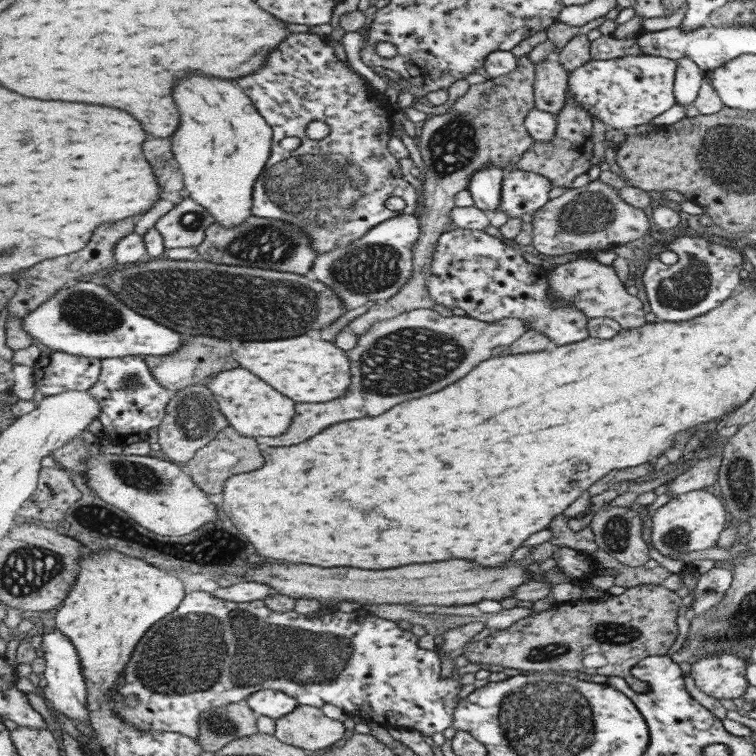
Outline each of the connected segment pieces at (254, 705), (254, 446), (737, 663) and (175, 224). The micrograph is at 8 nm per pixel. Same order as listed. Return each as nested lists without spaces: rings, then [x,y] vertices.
[[[270,689],[255,692],[246,702],[257,715],[269,716],[275,720],[287,717],[299,706],[295,697]]]
[[[232,426],[223,429],[209,445],[204,446],[195,455],[194,460],[187,462],[184,465],[185,470],[194,479],[197,487],[201,488],[203,492],[207,494],[222,494],[227,480],[229,480],[234,474],[241,474],[251,472],[253,466],[261,468],[265,466],[265,458],[259,450],[259,444],[257,439],[251,436],[243,436]]]
[[[718,652],[708,654],[690,665],[689,676],[695,687],[713,699],[733,700],[741,697],[748,683],[745,680],[745,656]]]
[[[189,196],[159,218],[155,228],[161,232],[167,249],[197,249],[205,241],[207,230],[216,223],[215,216]]]

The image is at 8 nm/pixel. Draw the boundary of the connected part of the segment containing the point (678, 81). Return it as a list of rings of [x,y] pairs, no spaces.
[[[688,56],[679,57],[675,61],[677,72],[674,73],[674,98],[675,102],[685,106],[691,104],[697,96],[703,72]]]

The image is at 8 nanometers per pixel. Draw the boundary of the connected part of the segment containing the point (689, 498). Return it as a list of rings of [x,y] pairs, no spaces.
[[[706,490],[679,494],[653,512],[650,527],[652,548],[667,558],[711,548],[716,544],[720,532],[724,529],[725,514],[721,499],[709,494]]]

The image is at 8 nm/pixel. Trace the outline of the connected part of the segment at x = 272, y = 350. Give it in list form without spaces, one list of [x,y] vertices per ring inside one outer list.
[[[299,336],[275,342],[243,342],[232,354],[241,367],[257,374],[297,403],[329,402],[343,397],[351,386],[350,358],[332,341]]]

